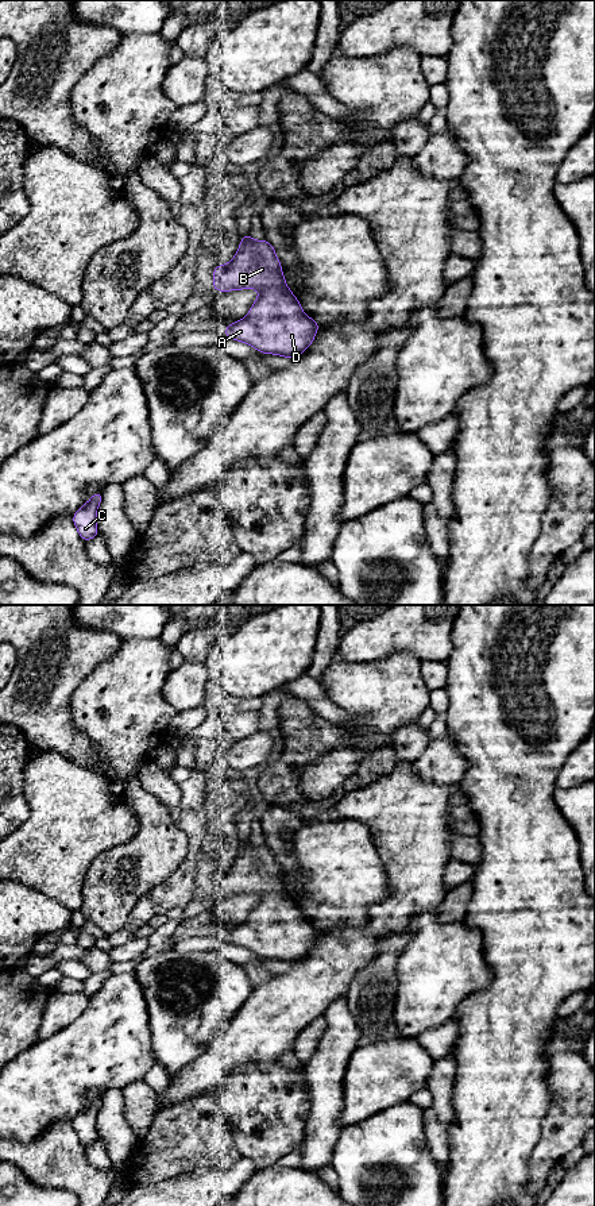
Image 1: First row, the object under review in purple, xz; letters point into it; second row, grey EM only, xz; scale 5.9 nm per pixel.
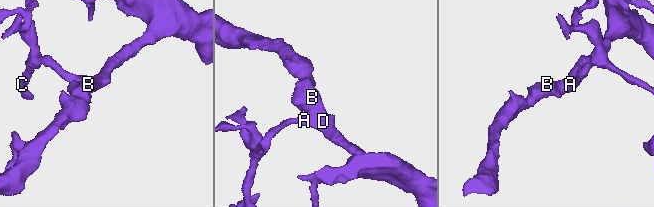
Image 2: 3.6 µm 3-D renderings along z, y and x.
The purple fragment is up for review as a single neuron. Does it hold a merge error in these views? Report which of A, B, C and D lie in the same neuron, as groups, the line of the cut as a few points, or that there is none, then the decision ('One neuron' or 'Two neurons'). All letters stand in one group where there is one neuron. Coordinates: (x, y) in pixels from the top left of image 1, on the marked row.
Groups: A B C D. No split. One neuron

